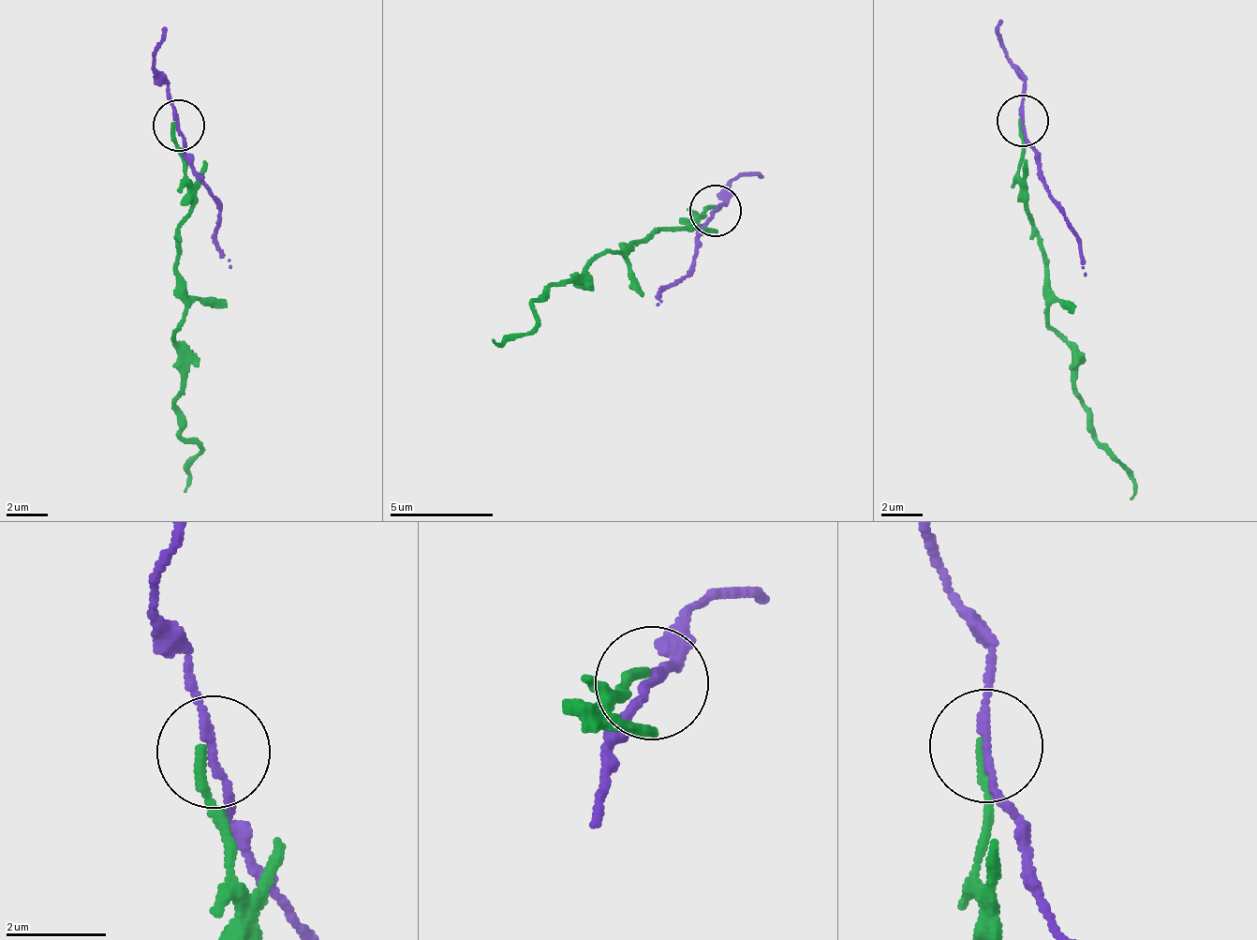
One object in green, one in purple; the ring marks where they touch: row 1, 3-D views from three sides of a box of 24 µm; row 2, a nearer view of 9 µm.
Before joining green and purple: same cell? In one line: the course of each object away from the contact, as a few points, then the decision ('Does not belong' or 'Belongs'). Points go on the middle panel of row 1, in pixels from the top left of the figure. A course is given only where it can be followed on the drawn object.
Course of green: (714, 207), (643, 238), (586, 272), (538, 294), (535, 328), (507, 344), (492, 340). Course of purple: (714, 212), (692, 255), (656, 303). Does not belong

